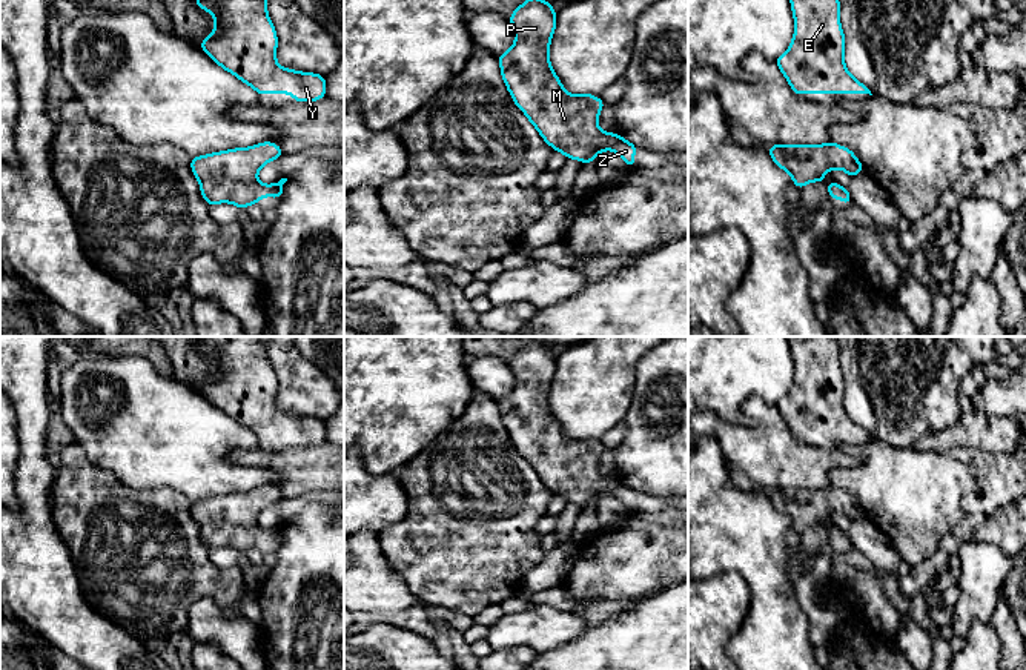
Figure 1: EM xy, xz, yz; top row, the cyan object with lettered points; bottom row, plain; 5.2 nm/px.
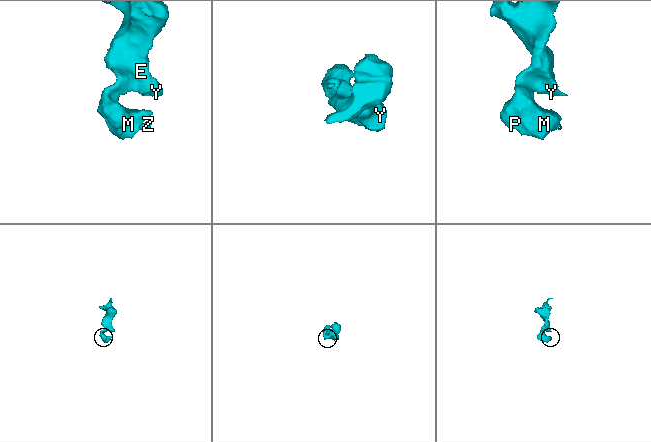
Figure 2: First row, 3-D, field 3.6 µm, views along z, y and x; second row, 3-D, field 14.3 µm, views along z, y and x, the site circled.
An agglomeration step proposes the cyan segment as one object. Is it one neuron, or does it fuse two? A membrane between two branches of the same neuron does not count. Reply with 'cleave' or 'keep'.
keep

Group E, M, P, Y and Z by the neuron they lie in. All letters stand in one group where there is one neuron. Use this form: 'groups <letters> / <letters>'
groups E M P Y Z

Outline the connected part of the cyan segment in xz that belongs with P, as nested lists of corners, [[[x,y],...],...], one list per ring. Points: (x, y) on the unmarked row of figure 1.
[[[528,341],[508,361],[515,375],[515,389],[498,400],[502,424],[516,447],[553,495],[567,502],[593,507],[599,496],[614,495],[630,513],[634,512],[636,489],[619,478],[599,473],[597,463],[605,447],[591,438],[571,439],[550,409],[550,386],[556,372],[556,357],[550,346]]]

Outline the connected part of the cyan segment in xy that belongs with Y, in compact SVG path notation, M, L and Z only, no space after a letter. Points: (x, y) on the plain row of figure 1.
M200 337L195 347L215 364L213 376L200 392L223 413L249 429L256 438L292 438L293 446L326 441L326 421L281 412L276 407L278 381L267 358L269 337Z

